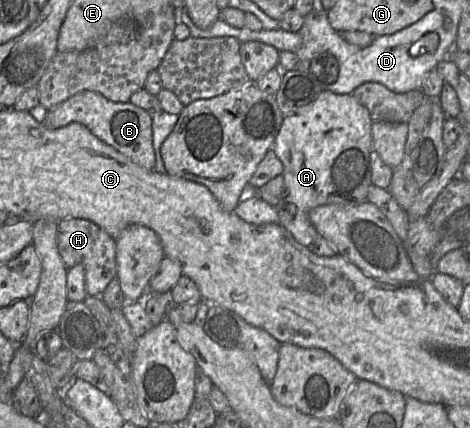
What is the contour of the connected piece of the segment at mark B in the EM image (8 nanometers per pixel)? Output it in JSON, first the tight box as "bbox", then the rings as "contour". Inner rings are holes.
{"bbox":[42,91,154,170],"contour":[[[82,91],[48,110],[42,124],[48,129],[58,129],[70,123],[84,125],[98,139],[125,155],[138,166],[146,170],[154,169],[152,115],[143,108],[130,102],[110,101],[98,92]]]}

